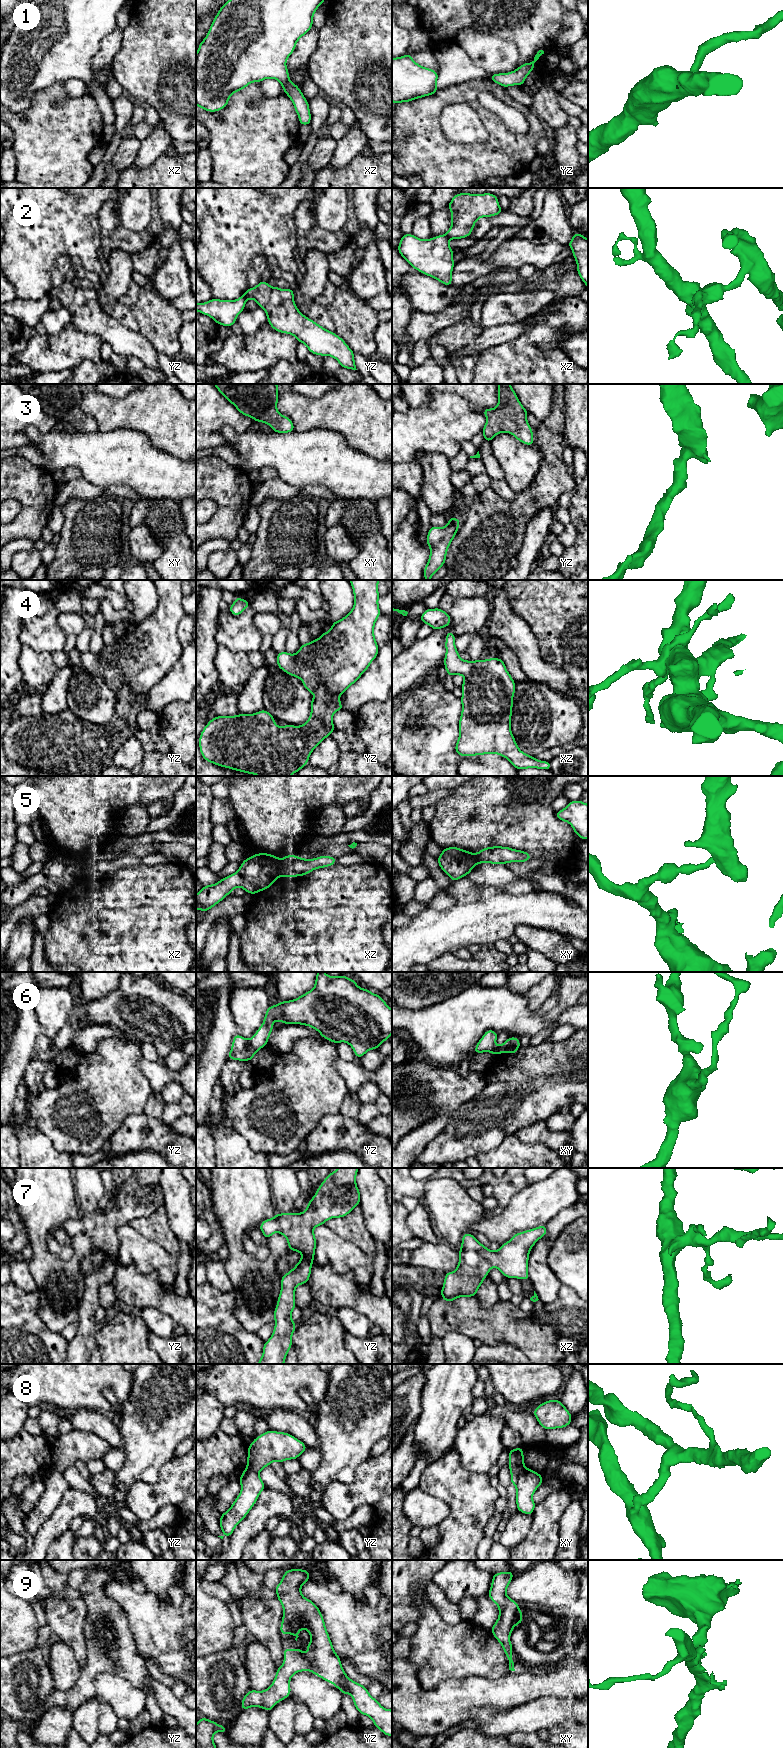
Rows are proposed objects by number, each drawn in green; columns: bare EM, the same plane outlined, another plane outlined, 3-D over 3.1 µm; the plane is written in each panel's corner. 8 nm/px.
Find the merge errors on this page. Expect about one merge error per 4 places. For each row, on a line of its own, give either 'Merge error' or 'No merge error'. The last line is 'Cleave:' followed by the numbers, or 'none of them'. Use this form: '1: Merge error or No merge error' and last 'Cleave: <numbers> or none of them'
1: No merge error
2: Merge error
3: No merge error
4: No merge error
5: Merge error
6: No merge error
7: No merge error
8: Merge error
9: No merge error
Cleave: 2, 5, 8

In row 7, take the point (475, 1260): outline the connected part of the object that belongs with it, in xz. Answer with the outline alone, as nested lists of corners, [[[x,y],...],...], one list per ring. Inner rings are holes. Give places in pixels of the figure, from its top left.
[[[546,1224],[515,1233],[498,1251],[489,1250],[471,1233],[463,1234],[458,1266],[454,1272],[445,1273],[442,1299],[451,1302],[459,1297],[476,1296],[493,1267],[498,1268],[504,1277],[529,1280],[529,1251],[546,1234]]]

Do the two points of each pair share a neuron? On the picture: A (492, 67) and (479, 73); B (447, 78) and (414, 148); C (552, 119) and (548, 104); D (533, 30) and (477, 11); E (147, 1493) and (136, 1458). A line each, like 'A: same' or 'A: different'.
A: different
B: different
C: same
D: same
E: different

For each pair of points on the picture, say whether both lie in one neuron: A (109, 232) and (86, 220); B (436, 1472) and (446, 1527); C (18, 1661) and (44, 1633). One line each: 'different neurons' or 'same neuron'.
A: different neurons
B: same neuron
C: same neuron

